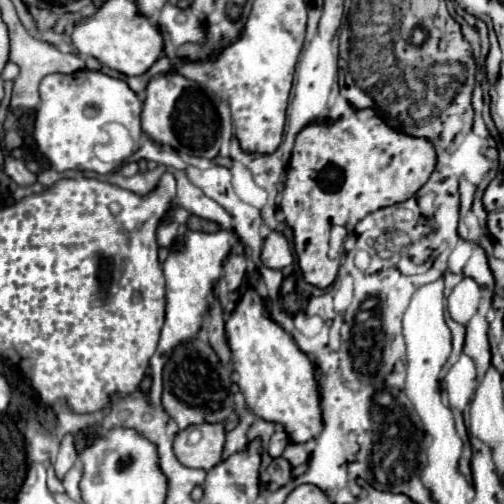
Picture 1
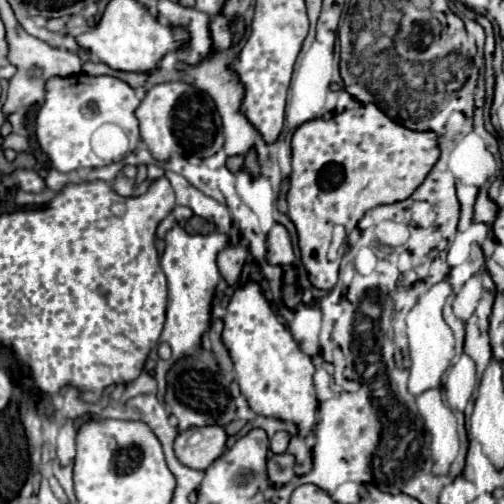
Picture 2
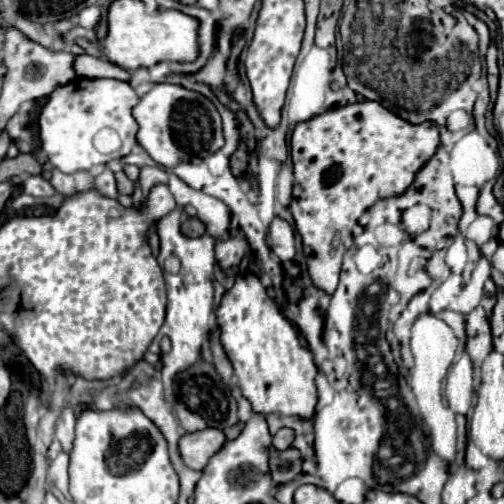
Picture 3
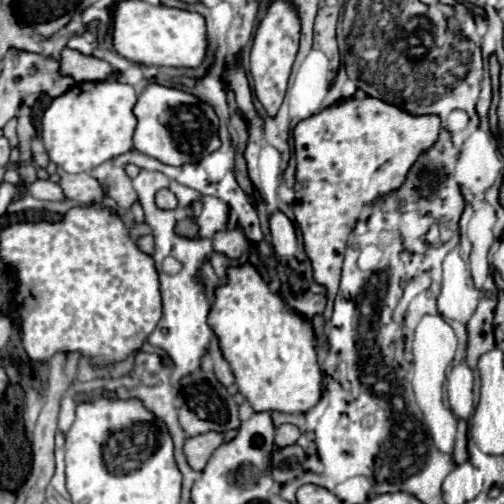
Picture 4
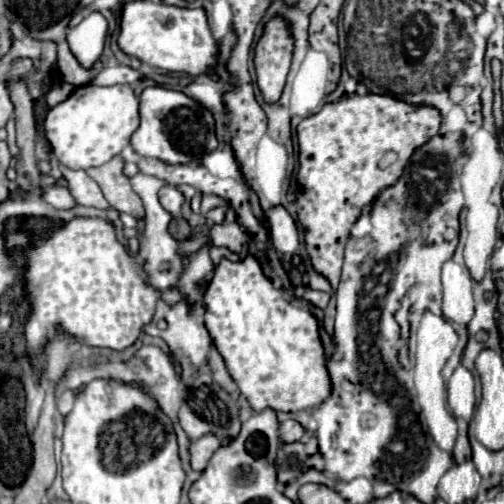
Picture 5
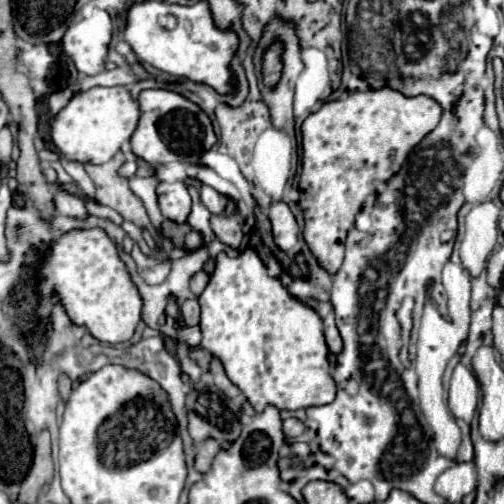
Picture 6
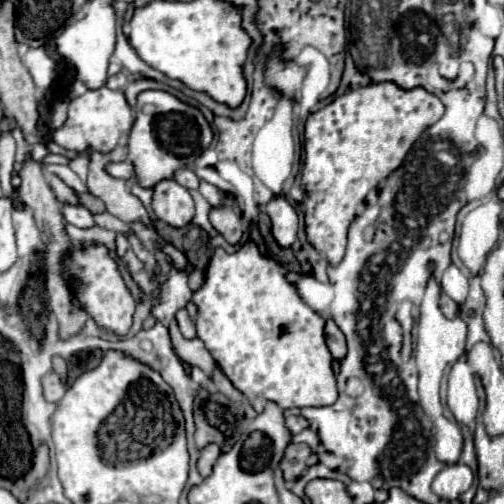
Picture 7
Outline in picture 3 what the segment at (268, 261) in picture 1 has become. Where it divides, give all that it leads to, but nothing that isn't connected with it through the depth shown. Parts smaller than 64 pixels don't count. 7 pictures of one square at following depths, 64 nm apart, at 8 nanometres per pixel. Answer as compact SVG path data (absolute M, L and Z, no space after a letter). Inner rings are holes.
M278 216L272 220L270 234L268 234L268 246L282 262L294 258L294 252L296 252L294 250L294 230L286 220Z

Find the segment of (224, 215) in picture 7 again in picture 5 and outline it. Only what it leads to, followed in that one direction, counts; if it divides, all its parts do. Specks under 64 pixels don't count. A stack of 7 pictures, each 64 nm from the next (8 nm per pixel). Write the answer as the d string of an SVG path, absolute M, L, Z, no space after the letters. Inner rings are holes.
M222 222L222 224L214 224L210 228L210 238L212 238L214 246L226 246L232 252L240 252L244 242L248 240L248 234L236 222L232 222L232 224Z

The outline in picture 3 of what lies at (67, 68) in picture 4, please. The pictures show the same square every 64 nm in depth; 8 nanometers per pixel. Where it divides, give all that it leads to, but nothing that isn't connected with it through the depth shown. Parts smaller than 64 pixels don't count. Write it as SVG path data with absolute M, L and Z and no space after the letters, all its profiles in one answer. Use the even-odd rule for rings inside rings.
M76 56L74 58L74 72L78 78L116 78L116 80L124 80L128 82L130 80L130 74L108 62L108 60L102 60L102 58L94 58L94 56Z

